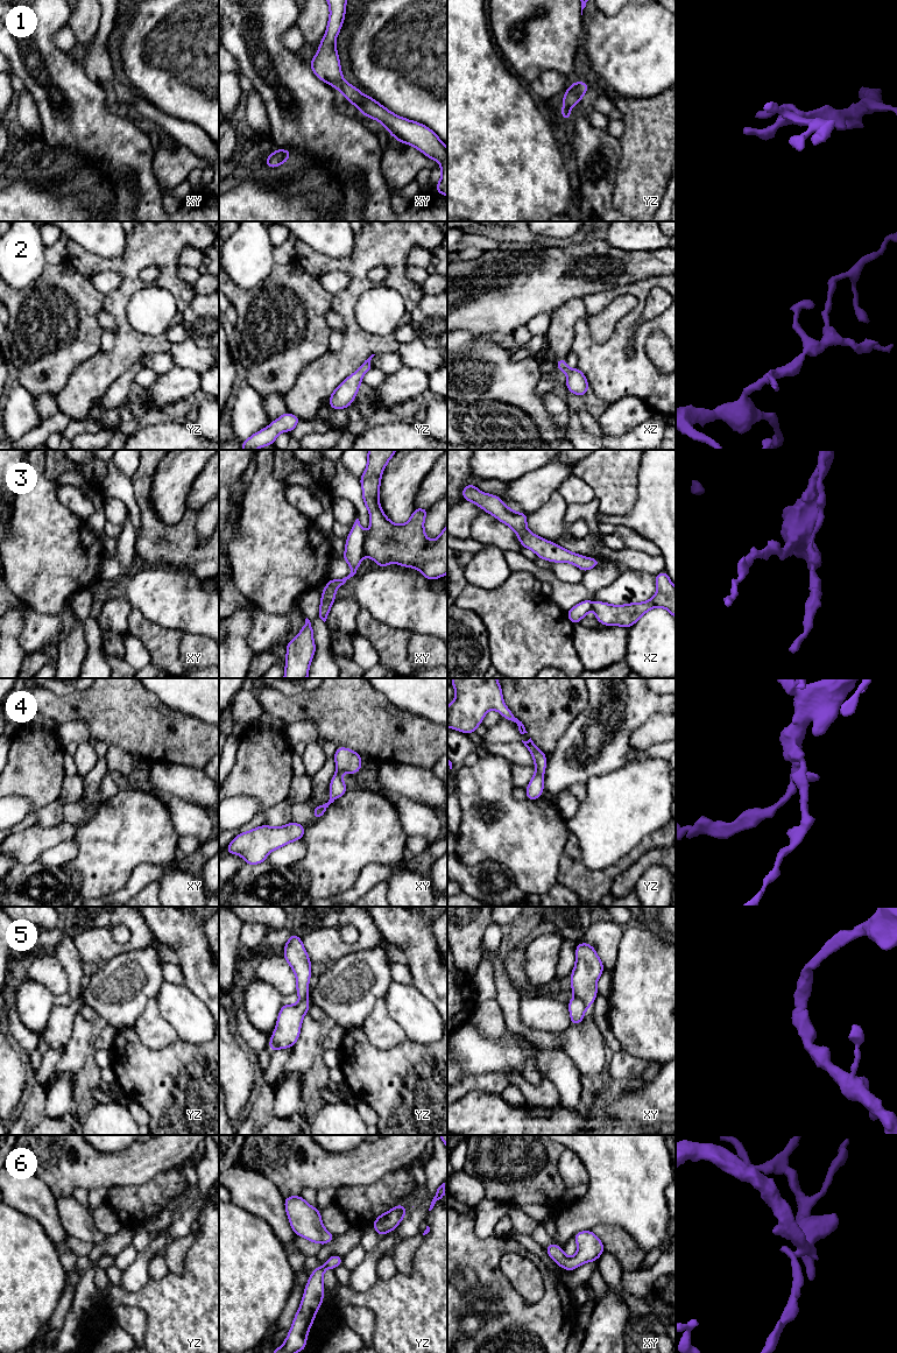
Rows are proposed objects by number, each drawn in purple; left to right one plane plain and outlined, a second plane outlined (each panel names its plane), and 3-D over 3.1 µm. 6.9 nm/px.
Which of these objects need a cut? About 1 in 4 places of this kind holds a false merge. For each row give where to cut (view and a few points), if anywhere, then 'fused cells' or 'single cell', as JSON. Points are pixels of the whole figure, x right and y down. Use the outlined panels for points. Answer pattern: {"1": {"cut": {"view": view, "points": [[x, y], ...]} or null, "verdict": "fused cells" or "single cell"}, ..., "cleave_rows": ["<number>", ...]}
{"1": {"cut": null, "verdict": "single cell"}, "2": {"cut": null, "verdict": "single cell"}, "3": {"cut": {"view": "xy", "points": [[366, 536], [364, 552]]}, "verdict": "fused cells"}, "4": {"cut": null, "verdict": "single cell"}, "5": {"cut": {"view": "xy", "points": [[577, 995], [587, 1007]]}, "verdict": "fused cells"}, "6": {"cut": null, "verdict": "single cell"}, "cleave_rows": ["3", "5"]}

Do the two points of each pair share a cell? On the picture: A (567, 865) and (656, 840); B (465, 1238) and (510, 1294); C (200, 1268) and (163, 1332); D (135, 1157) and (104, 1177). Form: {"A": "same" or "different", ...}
{"A": "same", "B": "same", "C": "same", "D": "same"}

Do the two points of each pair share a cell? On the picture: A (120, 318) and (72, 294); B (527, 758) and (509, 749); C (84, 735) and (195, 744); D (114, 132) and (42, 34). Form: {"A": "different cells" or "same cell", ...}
{"A": "different cells", "B": "same cell", "C": "different cells", "D": "same cell"}

